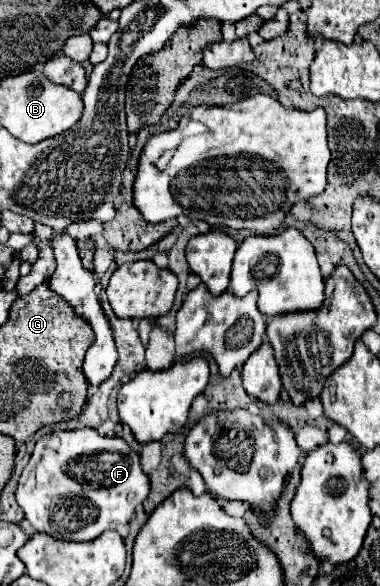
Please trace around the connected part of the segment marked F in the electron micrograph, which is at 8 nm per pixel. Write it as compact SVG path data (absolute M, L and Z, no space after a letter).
M76 428L50 432L36 442L32 458L20 476L16 500L36 532L46 532L60 540L90 542L102 532L116 530L120 524L126 524L132 518L136 506L146 500L148 492L150 478L140 466L140 456L124 438L100 436L94 428Z

